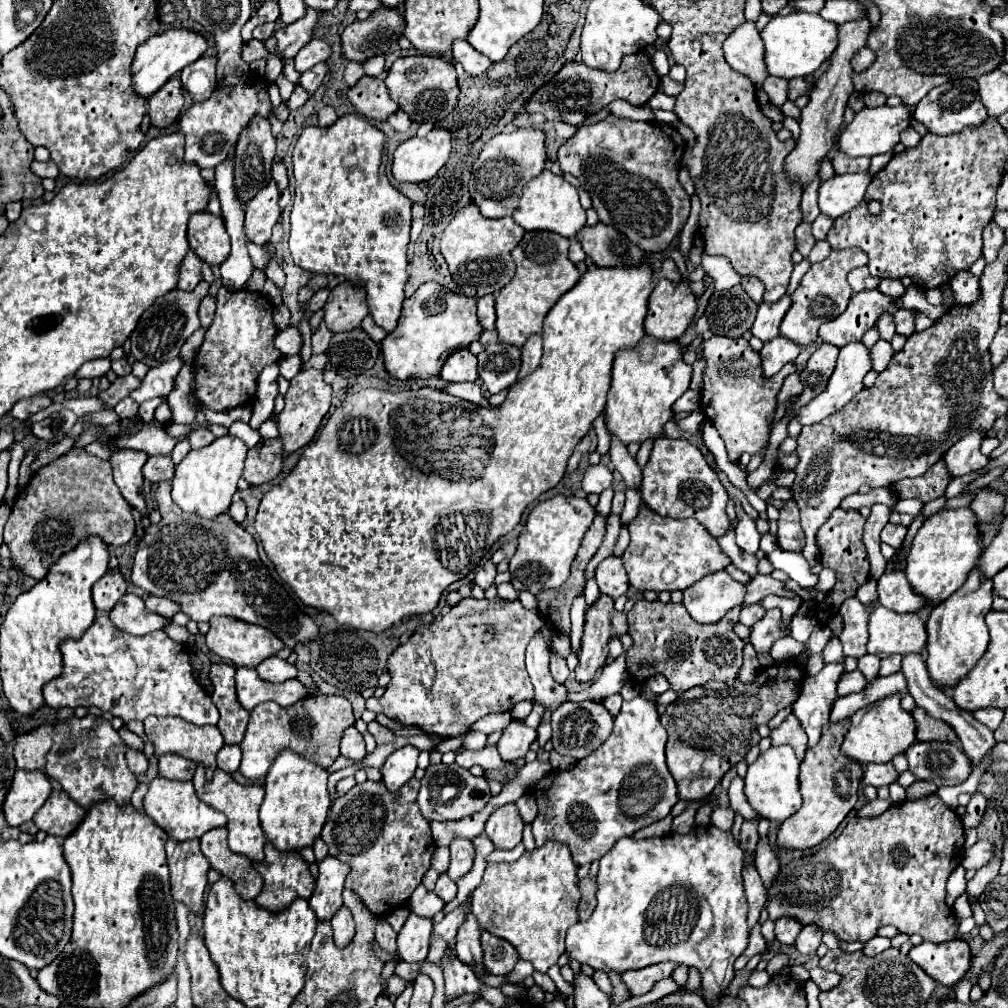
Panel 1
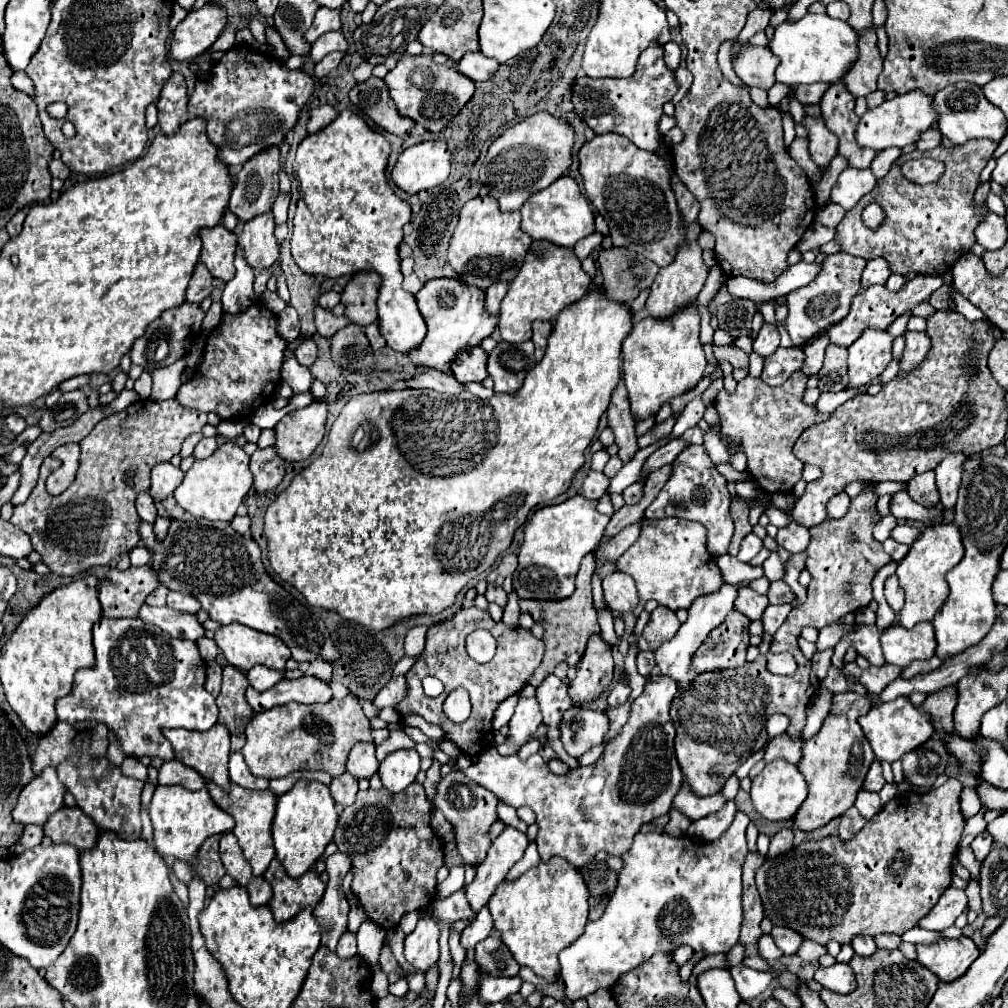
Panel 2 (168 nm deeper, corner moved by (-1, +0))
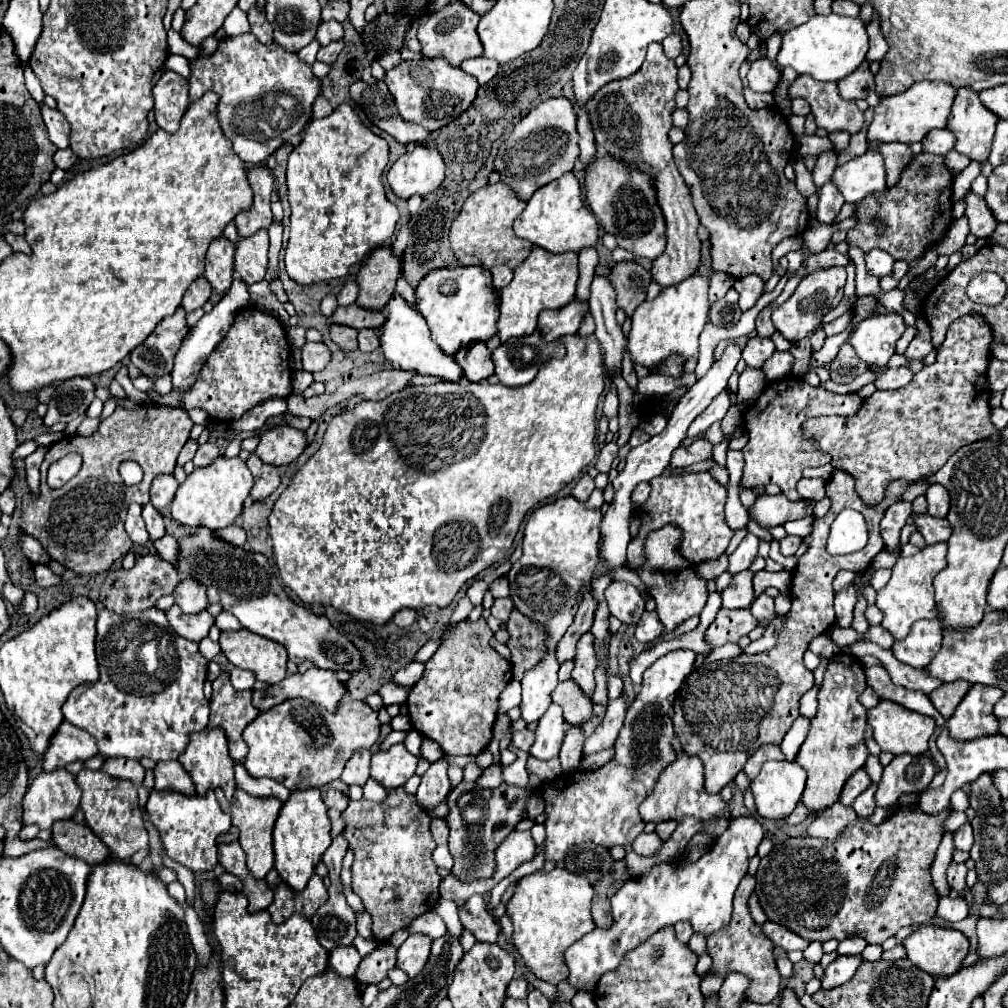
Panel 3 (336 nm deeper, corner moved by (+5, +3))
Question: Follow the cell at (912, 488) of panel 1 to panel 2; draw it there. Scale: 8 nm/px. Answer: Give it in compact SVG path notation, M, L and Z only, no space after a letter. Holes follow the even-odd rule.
M927 471L927 473L913 477L909 481L907 493L915 503L919 503L923 507L935 507L939 503L939 495L937 495L937 487L935 487L935 473Z

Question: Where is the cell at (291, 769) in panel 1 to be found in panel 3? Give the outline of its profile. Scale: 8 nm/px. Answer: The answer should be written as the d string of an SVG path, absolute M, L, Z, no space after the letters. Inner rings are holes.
M317 788L291 792L291 796L281 806L273 828L273 850L275 850L275 870L293 890L299 892L307 886L313 868L321 860L325 848L331 846L329 832L331 832L331 822L321 792Z

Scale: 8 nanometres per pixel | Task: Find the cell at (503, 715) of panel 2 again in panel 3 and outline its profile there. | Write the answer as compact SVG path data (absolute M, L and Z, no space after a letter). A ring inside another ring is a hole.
M511 680L505 686L505 690L501 692L501 696L499 696L499 710L497 710L497 714L503 716L507 710L519 706L519 702L521 702L521 684L517 680Z

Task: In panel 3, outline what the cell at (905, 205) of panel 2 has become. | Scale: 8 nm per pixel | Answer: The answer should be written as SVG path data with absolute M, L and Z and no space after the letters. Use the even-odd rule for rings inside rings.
M929 152L913 156L909 166L901 172L901 178L895 186L885 188L875 196L867 196L863 204L855 204L857 210L853 218L857 220L857 224L851 230L847 230L845 242L851 248L861 248L863 252L881 248L889 252L895 260L905 260L907 264L919 260L929 248L937 246L949 232L949 226L953 222L953 202L951 202L953 180L955 174L947 168L943 156L935 156ZM923 168L929 168L929 174L925 174ZM873 216L887 222L885 238L877 238L875 228L871 224Z

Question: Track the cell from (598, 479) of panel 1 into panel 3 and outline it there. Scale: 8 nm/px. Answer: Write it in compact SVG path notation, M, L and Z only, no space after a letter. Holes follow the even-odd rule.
M583 474L581 480L577 482L577 486L571 490L571 494L577 498L577 500L587 500L591 496L591 492L595 490L595 482L589 474Z

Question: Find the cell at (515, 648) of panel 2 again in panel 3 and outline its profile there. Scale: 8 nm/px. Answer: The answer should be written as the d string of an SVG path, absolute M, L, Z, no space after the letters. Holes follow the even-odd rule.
M479 618L477 622L463 620L457 622L441 632L441 644L437 652L427 660L423 676L417 680L417 684L409 690L407 696L407 710L409 720L417 732L423 736L439 742L445 754L455 756L477 756L483 752L491 740L493 722L497 718L497 698L501 690L507 686L507 682L513 678L511 674L511 662L503 658L495 648L489 646L493 638L491 628L487 626L485 618Z

